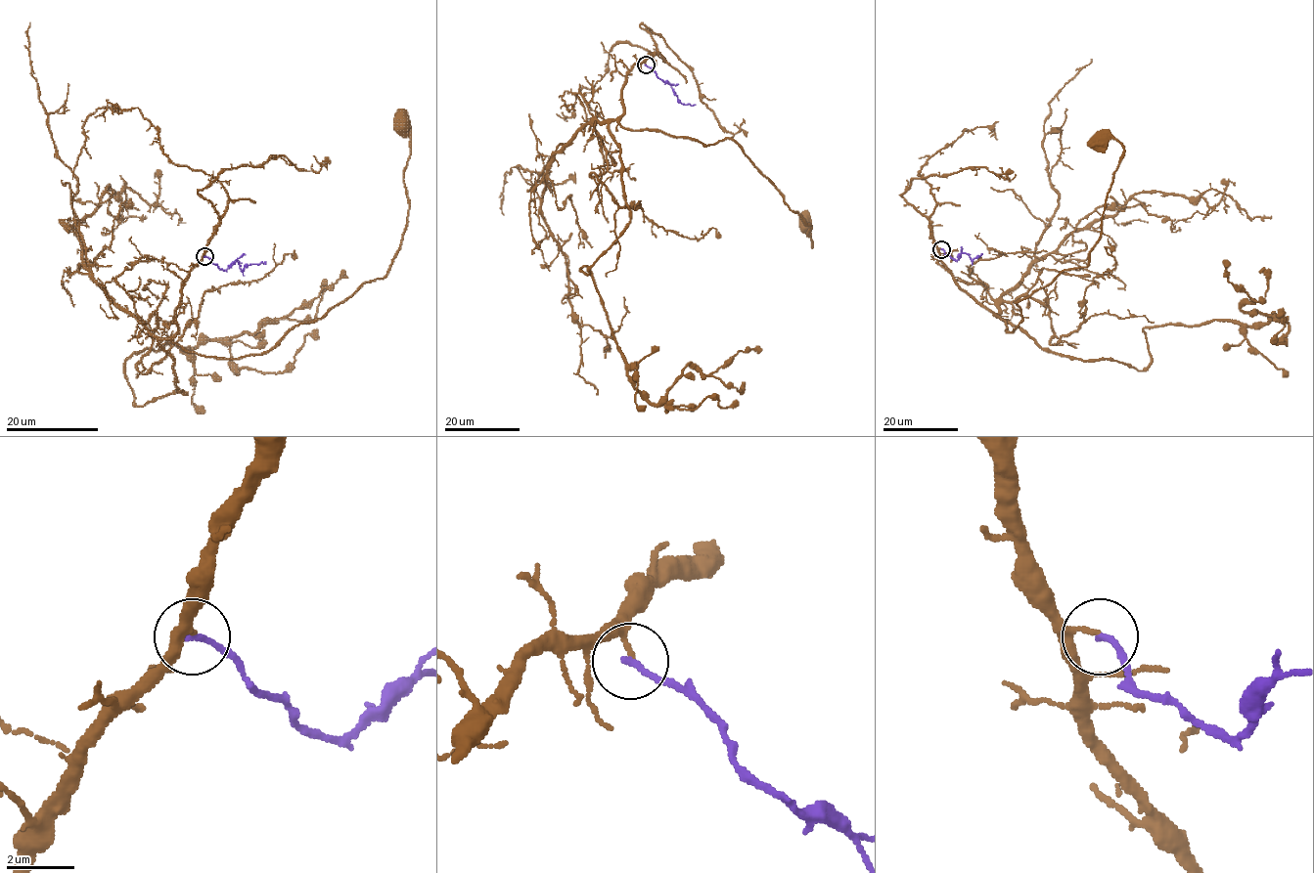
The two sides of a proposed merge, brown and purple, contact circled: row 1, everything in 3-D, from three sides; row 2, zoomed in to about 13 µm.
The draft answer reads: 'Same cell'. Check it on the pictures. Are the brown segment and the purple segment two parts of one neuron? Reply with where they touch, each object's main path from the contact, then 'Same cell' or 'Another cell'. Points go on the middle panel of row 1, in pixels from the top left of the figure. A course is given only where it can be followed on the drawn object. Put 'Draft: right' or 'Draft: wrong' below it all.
Place: (646, 65). Course of brown: (646, 65), (636, 63), (627, 74), (619, 123), (705, 145), (732, 138), (811, 227), (812, 246), (806, 221). Course of purple: (646, 65), (670, 85), (682, 104), (695, 105). Another cell
Draft: wrong

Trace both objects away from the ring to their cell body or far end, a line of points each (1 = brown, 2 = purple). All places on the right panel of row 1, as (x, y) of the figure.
1: (942, 248), (953, 281), (1012, 331), (1021, 319), (1015, 303), (1088, 263), (1123, 151), (1112, 138), (1098, 142)
2: (942, 248), (955, 260), (962, 253), (967, 253), (972, 260), (981, 253)

